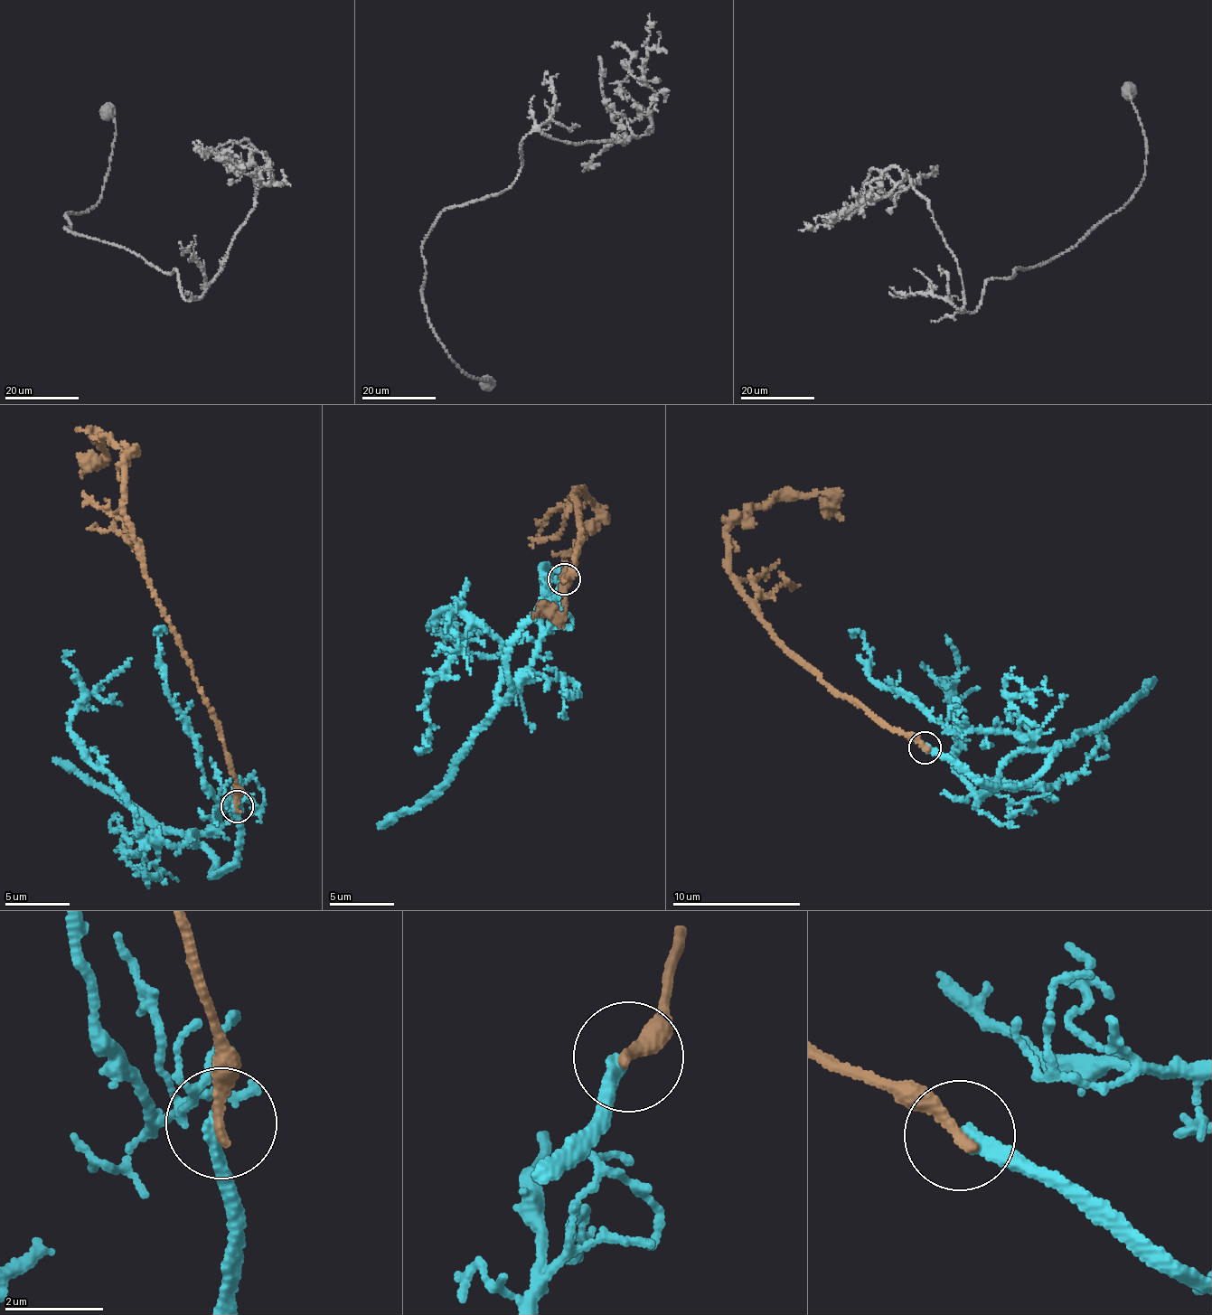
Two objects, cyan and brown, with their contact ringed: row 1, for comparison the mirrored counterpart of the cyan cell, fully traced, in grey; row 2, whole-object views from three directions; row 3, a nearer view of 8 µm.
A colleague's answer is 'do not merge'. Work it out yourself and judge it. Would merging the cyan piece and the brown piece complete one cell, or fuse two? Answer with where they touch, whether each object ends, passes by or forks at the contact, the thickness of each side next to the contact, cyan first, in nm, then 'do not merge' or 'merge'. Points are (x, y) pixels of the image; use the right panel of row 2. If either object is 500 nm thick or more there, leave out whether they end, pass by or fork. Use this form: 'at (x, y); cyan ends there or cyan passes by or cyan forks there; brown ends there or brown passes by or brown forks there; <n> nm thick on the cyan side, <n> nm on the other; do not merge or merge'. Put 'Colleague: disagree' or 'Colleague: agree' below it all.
at (925, 747); cyan ends there; brown ends there; 280 nm thick on the cyan side, 260 nm on the other; do not merge
Colleague: agree

